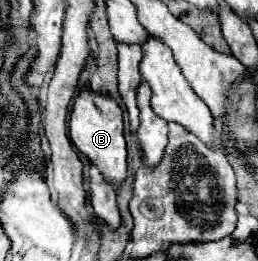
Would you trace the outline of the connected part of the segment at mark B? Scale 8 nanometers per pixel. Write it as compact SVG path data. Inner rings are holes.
M79 94L73 102L69 120L69 136L79 152L83 152L103 174L107 184L121 186L127 178L127 142L123 136L123 116L117 102L109 96Z

